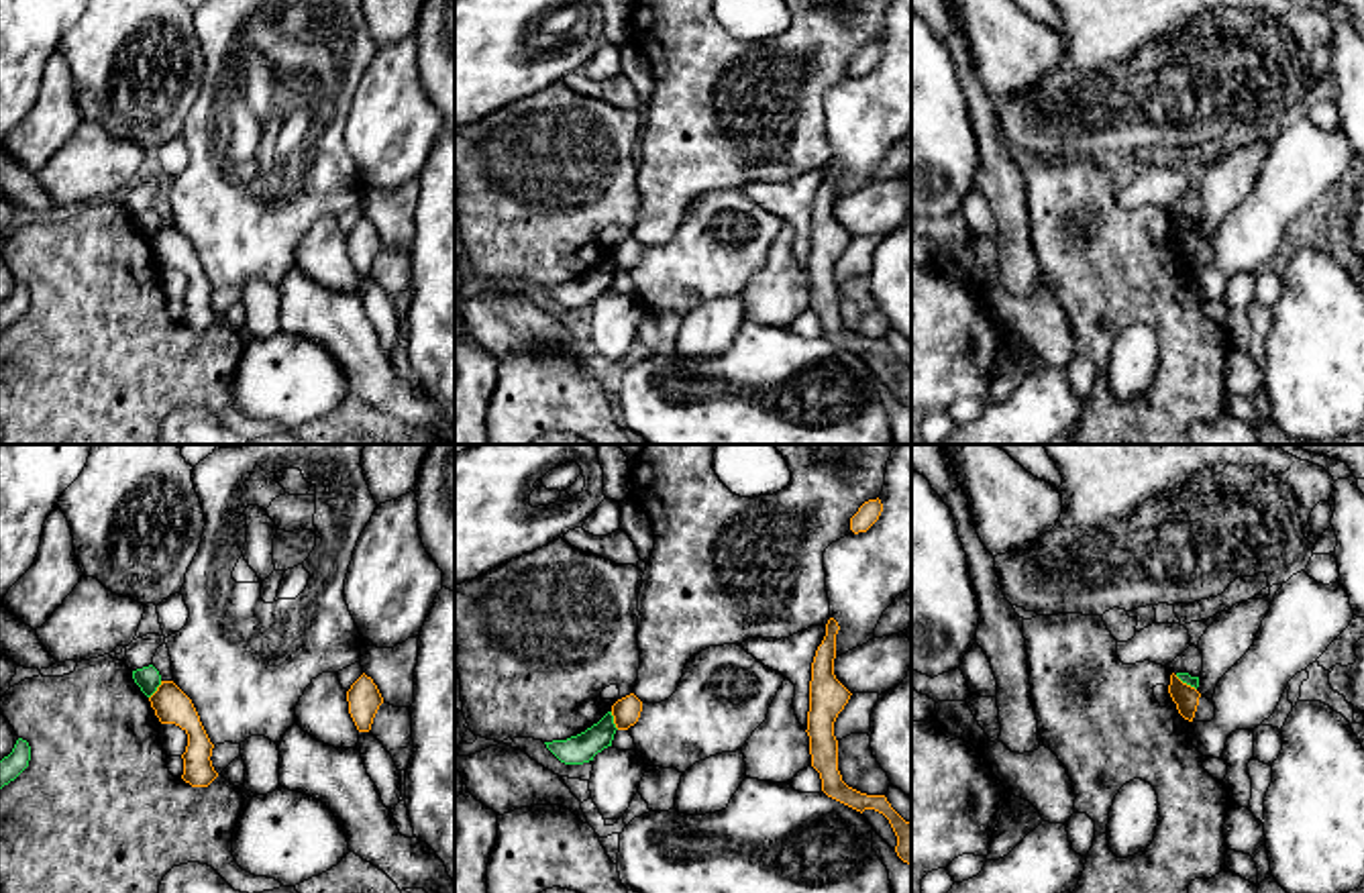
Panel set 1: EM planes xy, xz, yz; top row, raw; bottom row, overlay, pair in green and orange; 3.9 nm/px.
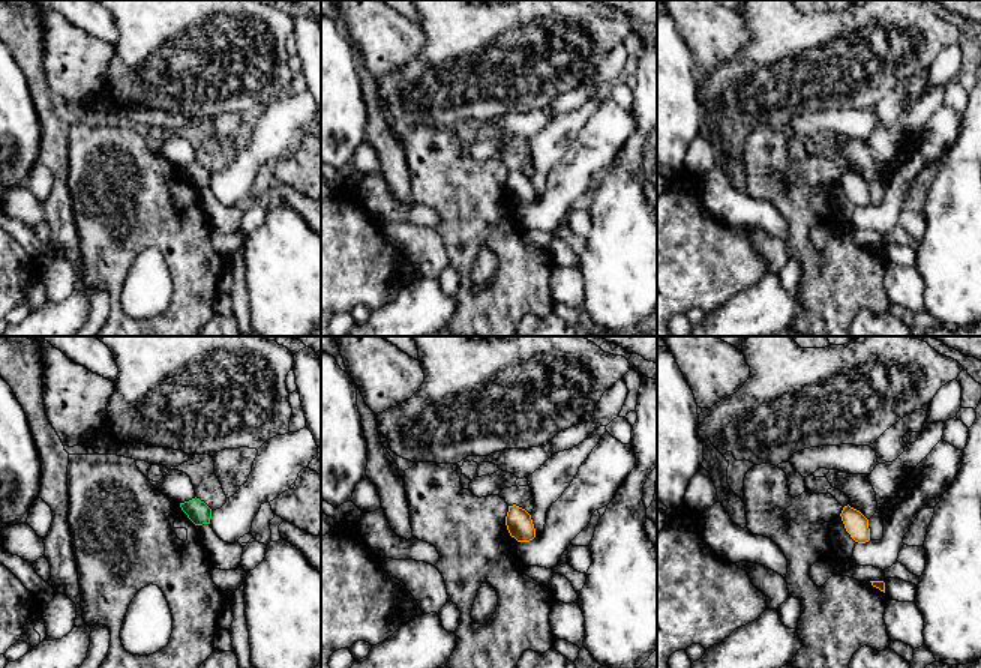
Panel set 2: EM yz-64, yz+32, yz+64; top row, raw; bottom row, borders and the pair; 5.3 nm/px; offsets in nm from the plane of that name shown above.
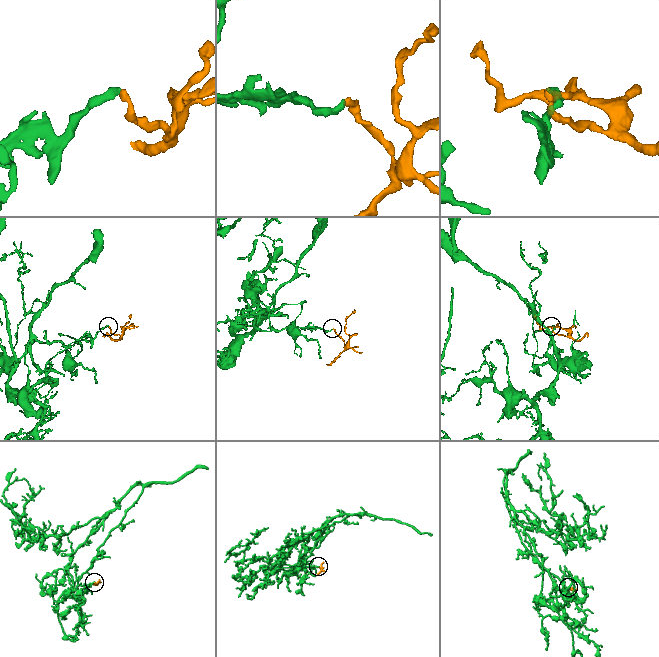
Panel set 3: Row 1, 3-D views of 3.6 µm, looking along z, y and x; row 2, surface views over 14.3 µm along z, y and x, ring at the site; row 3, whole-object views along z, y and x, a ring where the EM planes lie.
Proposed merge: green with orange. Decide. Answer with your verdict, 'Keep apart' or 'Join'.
Keep apart

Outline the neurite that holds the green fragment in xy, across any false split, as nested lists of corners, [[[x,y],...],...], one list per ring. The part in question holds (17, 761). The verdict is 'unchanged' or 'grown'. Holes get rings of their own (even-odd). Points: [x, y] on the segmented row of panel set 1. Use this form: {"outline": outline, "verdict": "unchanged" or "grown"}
{"outline": [[[18,738],[12,752],[0,760],[0,789],[14,781],[31,760],[31,746]]], "verdict": "unchanged"}

